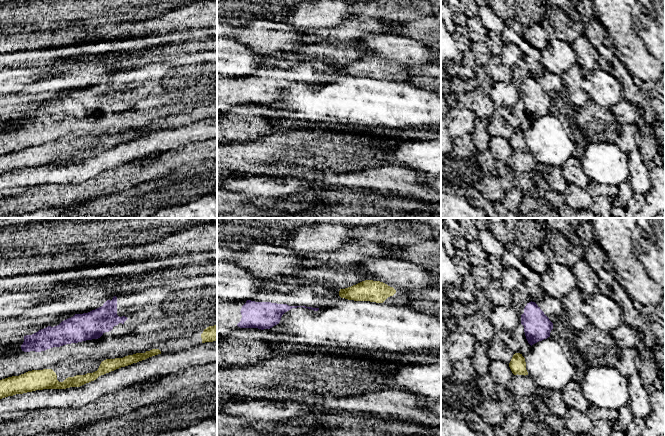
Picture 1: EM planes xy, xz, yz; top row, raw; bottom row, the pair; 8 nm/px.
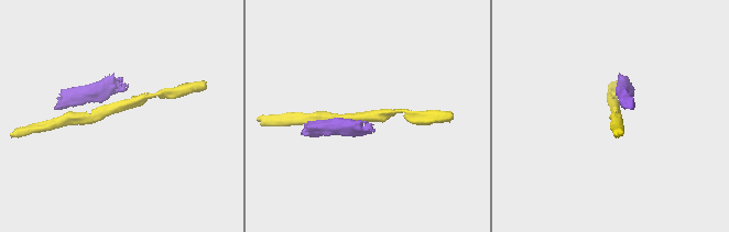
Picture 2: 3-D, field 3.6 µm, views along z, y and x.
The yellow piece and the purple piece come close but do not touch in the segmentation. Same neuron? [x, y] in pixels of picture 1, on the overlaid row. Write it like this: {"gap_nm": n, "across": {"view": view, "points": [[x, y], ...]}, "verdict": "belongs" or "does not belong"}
{"gap_nm": 110, "across": {"view": "yz", "points": [[521, 354], [530, 344]]}, "verdict": "does not belong"}

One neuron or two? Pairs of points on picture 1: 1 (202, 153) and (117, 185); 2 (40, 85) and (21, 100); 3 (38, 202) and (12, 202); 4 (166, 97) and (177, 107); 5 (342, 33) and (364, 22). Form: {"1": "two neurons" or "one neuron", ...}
{"1": "one neuron", "2": "one neuron", "3": "one neuron", "4": "two neurons", "5": "one neuron"}

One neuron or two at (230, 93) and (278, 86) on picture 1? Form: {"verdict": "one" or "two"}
{"verdict": "one"}

